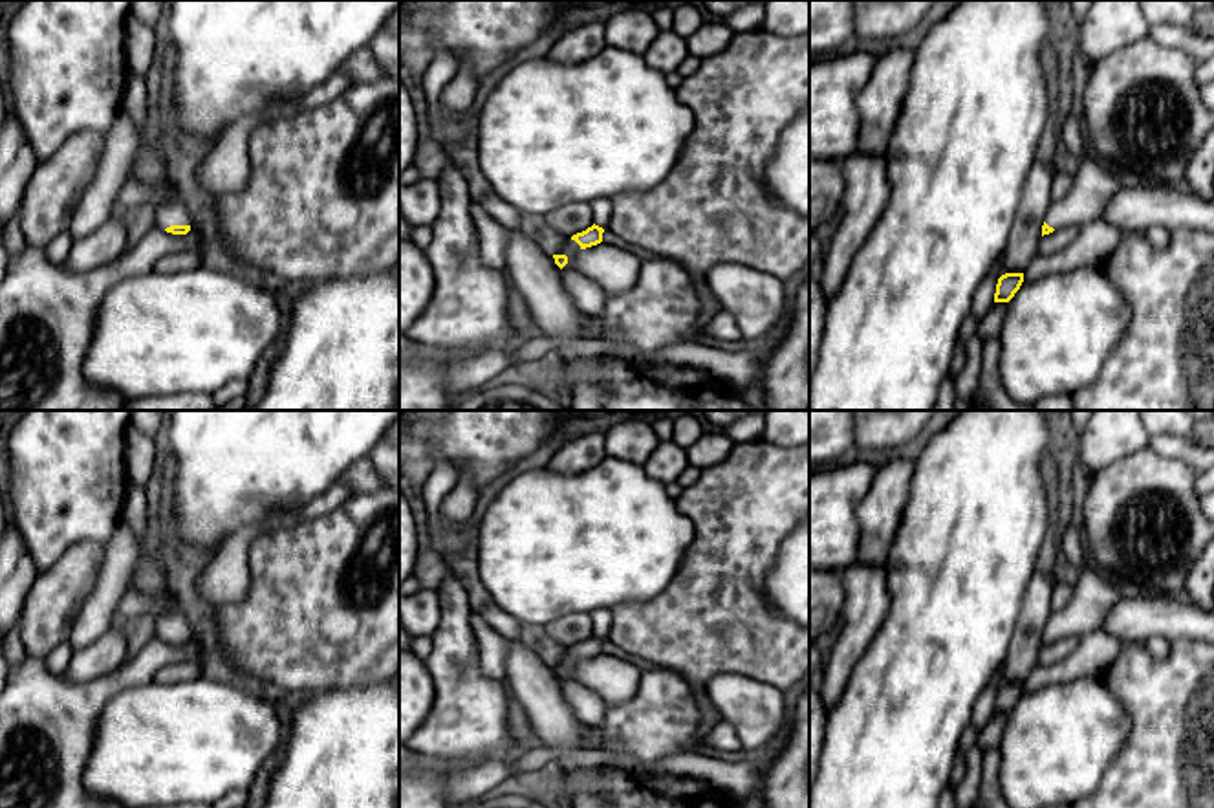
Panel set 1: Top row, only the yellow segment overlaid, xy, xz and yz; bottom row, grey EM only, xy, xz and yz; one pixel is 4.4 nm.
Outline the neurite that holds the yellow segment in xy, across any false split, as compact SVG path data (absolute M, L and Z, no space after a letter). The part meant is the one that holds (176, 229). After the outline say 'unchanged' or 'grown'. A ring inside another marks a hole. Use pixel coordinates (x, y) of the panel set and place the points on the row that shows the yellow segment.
M174 198L156 205L146 224L172 235L187 235L192 222L187 205L179 198Z; grown

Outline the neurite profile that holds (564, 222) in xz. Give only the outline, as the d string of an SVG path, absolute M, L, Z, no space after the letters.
M568 203L549 211L538 225L549 238L571 238L593 225L593 211L590 203Z

